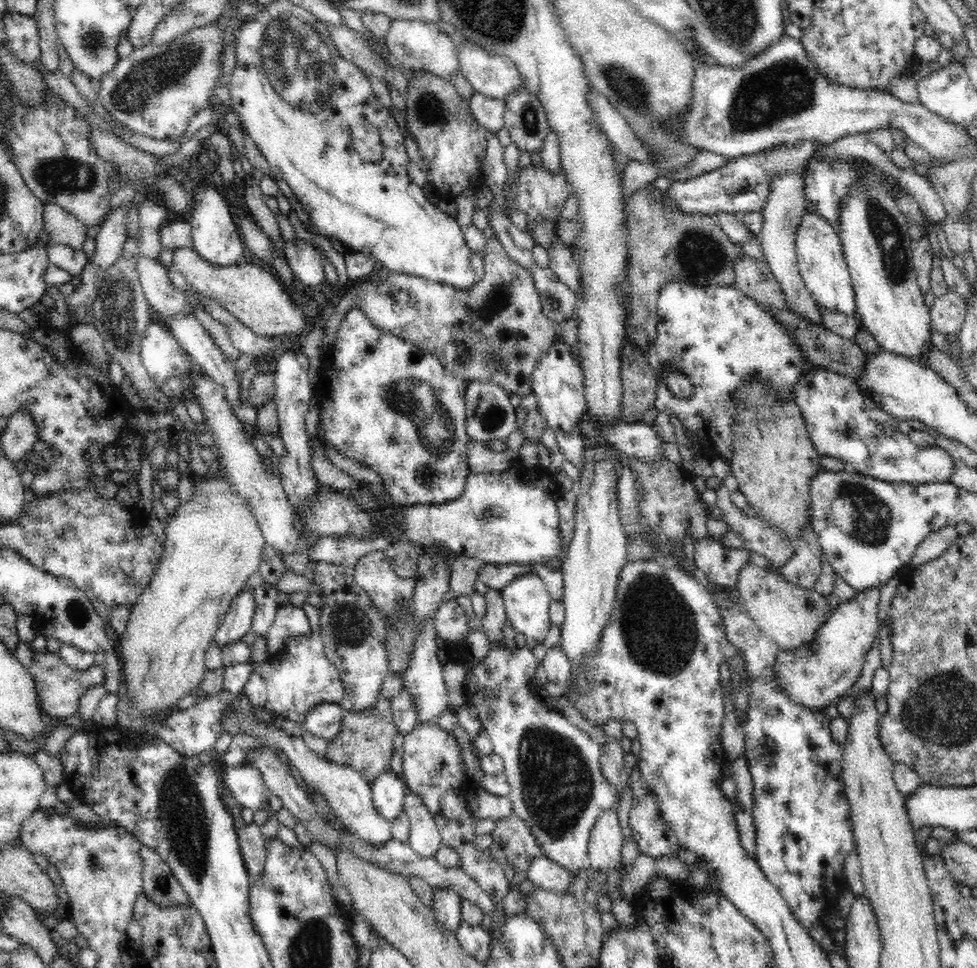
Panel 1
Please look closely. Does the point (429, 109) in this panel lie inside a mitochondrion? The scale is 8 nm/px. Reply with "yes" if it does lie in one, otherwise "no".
yes

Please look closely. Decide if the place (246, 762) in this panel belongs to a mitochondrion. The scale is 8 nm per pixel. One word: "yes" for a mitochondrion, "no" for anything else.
no

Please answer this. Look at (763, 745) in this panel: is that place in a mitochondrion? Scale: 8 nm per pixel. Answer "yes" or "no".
yes

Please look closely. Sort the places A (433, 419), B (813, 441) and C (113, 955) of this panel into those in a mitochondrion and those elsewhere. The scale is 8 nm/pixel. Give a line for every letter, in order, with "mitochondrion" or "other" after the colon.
A: mitochondrion
B: other
C: other

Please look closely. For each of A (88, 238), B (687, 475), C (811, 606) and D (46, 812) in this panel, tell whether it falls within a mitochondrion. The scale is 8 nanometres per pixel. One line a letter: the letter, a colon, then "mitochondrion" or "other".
A: other
B: other
C: mitochondrion
D: other

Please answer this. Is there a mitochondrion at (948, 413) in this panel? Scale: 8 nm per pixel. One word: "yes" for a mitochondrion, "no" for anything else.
no

